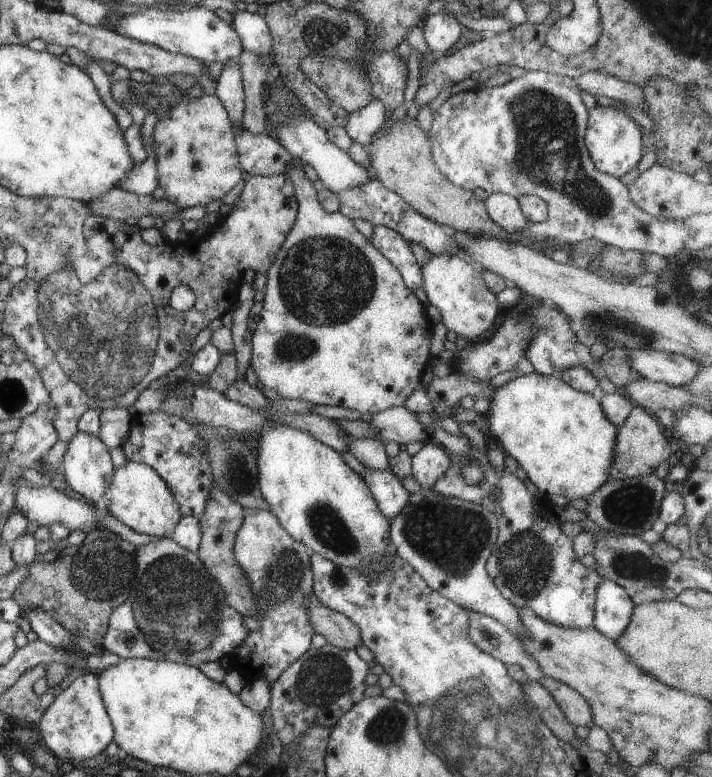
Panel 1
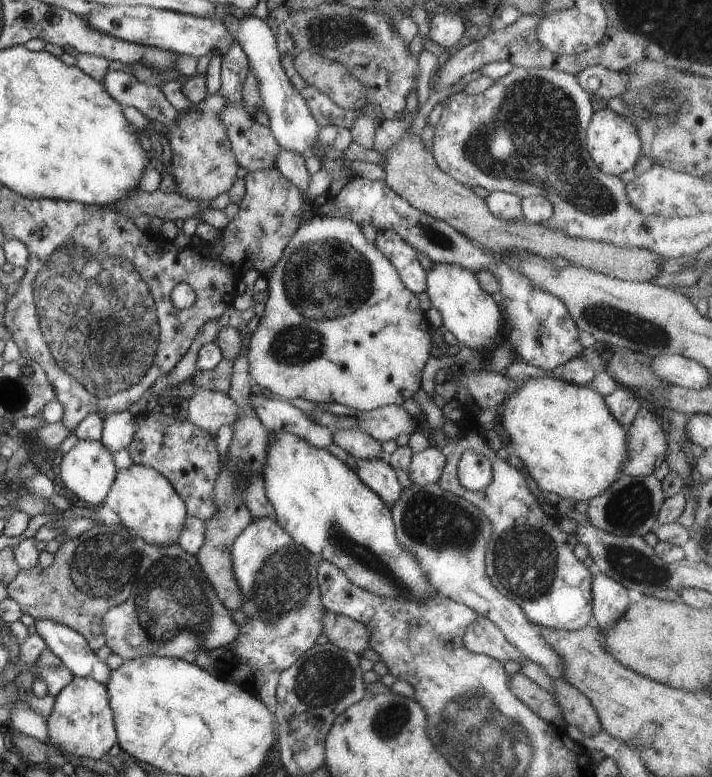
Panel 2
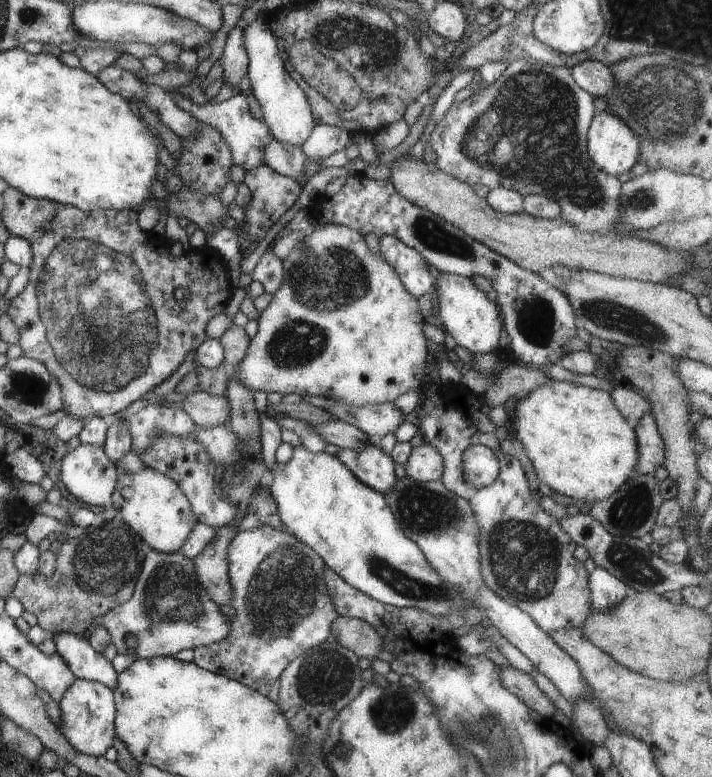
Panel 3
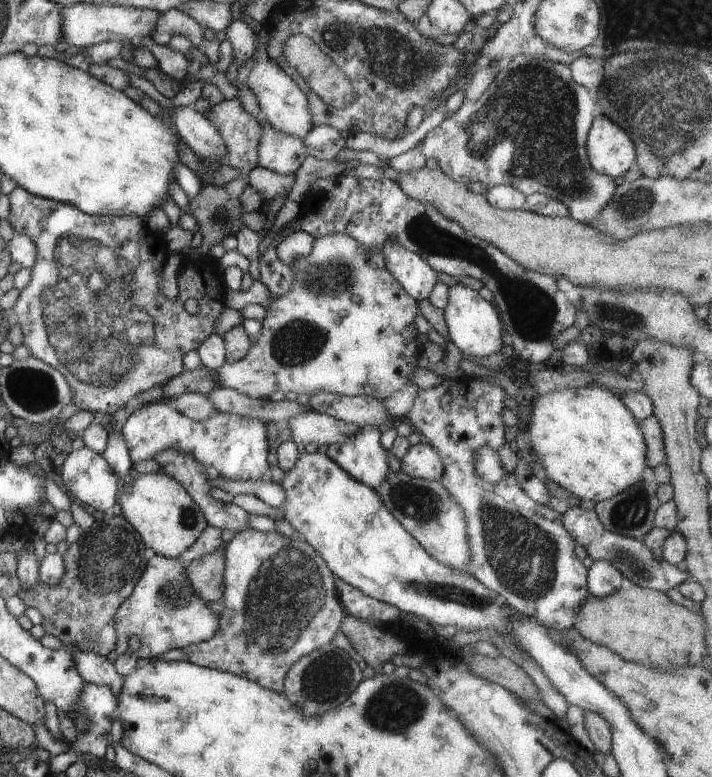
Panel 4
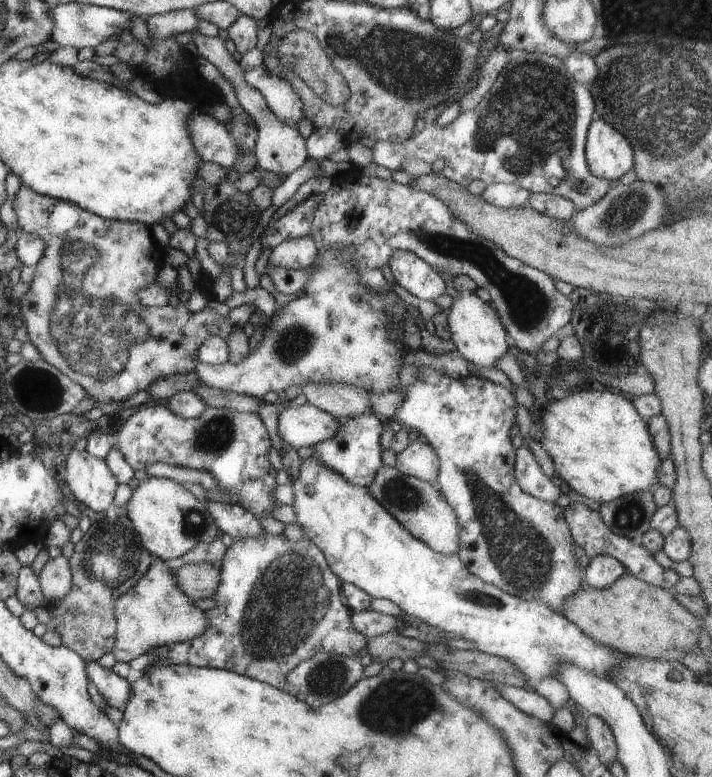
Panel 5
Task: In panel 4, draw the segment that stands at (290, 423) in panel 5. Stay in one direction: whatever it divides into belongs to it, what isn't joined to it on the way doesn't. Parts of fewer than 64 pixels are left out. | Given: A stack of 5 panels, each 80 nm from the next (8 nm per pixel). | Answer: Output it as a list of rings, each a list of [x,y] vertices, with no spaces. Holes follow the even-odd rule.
[[[312,409],[305,410],[293,418],[289,418],[285,422],[285,427],[289,429],[291,436],[292,445],[298,445],[299,443],[304,446],[313,442],[313,444],[319,445],[329,445],[329,444],[343,444],[351,434],[357,432],[357,426],[355,424],[350,424],[332,417],[327,414],[314,412]]]

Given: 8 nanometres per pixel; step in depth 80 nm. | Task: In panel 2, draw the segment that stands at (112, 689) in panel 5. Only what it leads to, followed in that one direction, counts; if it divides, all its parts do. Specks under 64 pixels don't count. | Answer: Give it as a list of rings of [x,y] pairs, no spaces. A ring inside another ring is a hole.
[[[34,620],[32,627],[48,649],[71,673],[72,677],[89,678],[107,684],[111,669],[98,660],[85,638],[67,626],[49,620]]]

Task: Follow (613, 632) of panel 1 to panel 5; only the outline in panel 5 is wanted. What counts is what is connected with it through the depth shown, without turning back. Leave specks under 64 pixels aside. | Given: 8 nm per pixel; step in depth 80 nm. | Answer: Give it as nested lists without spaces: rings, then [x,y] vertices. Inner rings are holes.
[[[597,554],[589,558],[589,564],[582,572],[582,580],[587,586],[601,590],[613,584],[613,580],[617,580],[624,573],[625,569],[621,562],[605,554]]]

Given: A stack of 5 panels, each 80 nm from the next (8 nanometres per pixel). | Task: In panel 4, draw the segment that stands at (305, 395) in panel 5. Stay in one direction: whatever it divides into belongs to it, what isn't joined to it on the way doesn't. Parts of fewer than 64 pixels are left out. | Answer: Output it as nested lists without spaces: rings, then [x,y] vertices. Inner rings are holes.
[[[319,390],[303,400],[314,412],[355,424],[358,428],[377,426],[379,430],[385,430],[385,428],[389,429],[392,421],[381,401],[369,396],[346,396],[337,392]]]

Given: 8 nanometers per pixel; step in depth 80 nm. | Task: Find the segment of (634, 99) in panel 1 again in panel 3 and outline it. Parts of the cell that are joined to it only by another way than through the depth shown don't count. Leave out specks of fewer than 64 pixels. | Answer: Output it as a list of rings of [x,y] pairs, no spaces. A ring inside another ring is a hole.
[[[583,60],[570,69],[574,82],[594,97],[605,96],[613,88],[611,69],[595,60]]]

